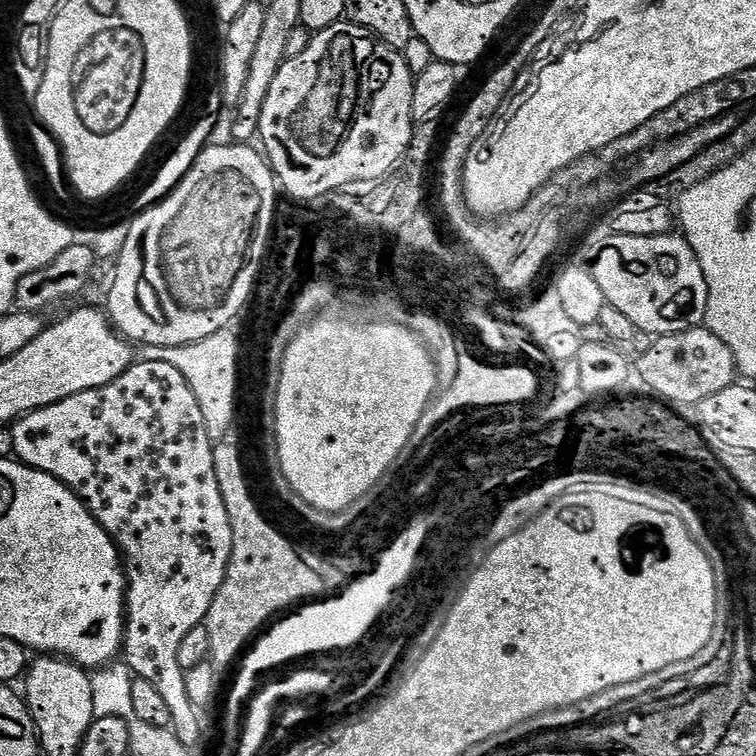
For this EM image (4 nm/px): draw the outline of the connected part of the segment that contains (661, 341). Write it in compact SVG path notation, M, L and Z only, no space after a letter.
M707 326L657 336L651 343L640 361L637 364L635 361L634 368L640 371L641 382L652 391L649 393L669 405L698 406L706 398L714 398L714 394L737 383L738 369L730 346Z

